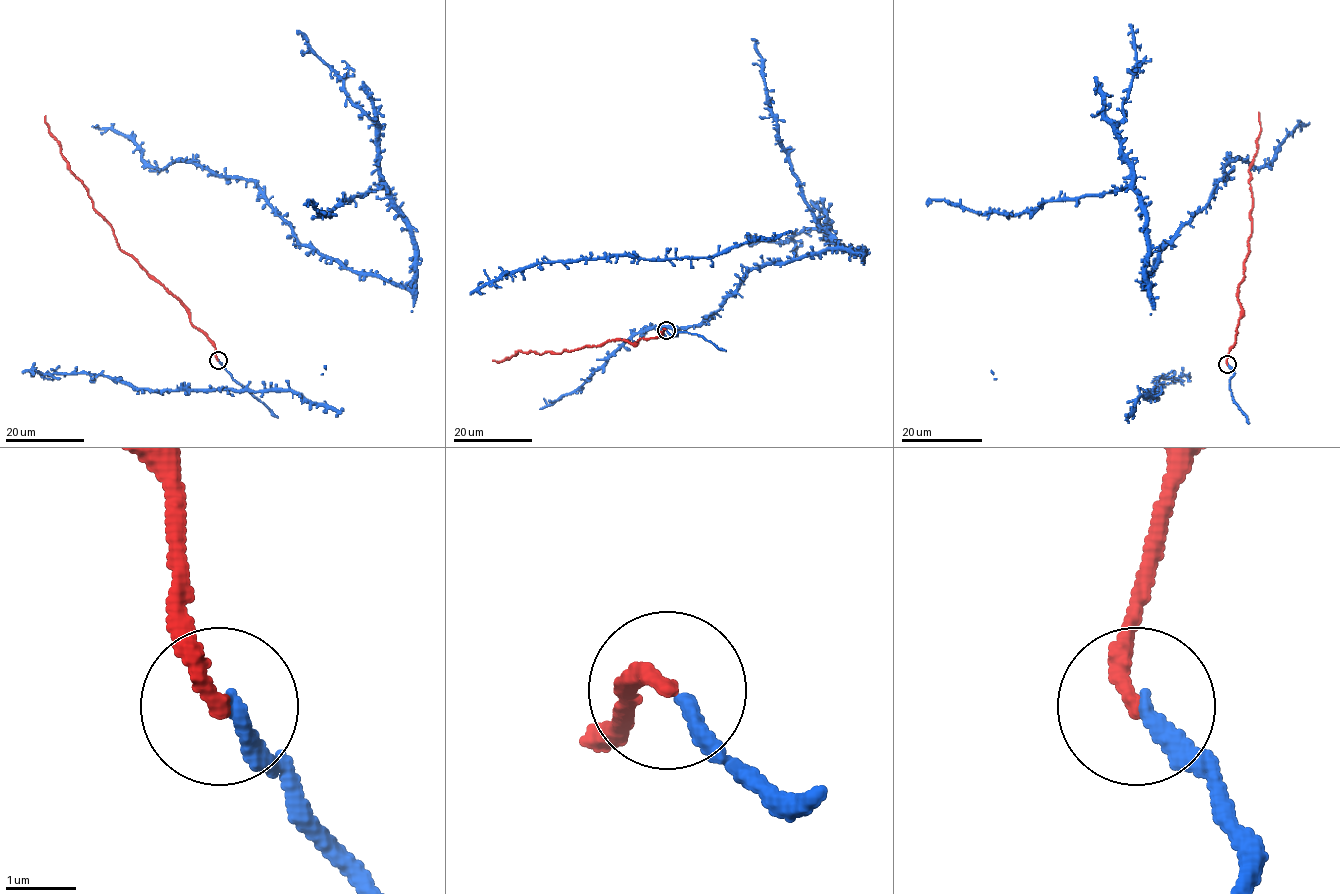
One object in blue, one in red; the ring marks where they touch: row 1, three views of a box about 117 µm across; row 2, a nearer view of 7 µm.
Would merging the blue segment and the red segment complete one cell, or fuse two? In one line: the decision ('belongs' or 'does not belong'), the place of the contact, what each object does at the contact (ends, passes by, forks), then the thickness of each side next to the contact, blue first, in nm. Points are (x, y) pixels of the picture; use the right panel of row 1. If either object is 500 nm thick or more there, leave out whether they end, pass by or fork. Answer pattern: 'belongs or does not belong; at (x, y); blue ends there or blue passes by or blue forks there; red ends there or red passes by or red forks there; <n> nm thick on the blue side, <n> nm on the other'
belongs; at (1227, 364); blue ends there; red ends there; 240 nm thick on the blue side, 240 nm on the other

